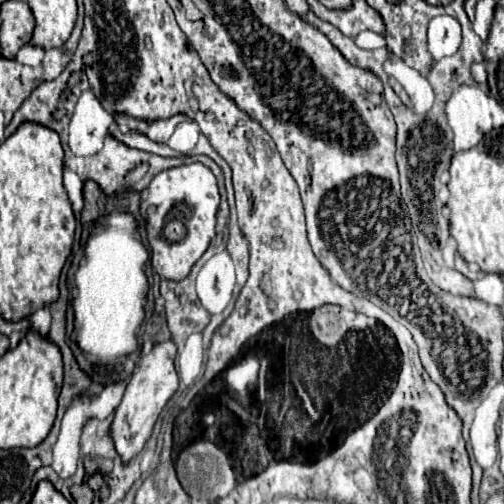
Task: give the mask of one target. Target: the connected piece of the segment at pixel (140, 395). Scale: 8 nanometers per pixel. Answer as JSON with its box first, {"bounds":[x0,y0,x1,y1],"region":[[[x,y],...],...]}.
{"bounds":[111,340,179,464],"region":[[[171,340],[155,344],[153,350],[141,358],[137,370],[133,372],[133,376],[125,388],[123,400],[117,406],[113,422],[111,422],[111,438],[113,438],[117,454],[121,456],[121,460],[125,464],[145,448],[145,442],[149,440],[161,410],[165,408],[169,398],[177,392],[179,378],[177,378],[175,366],[173,366],[175,354],[177,354],[177,346]]]}

